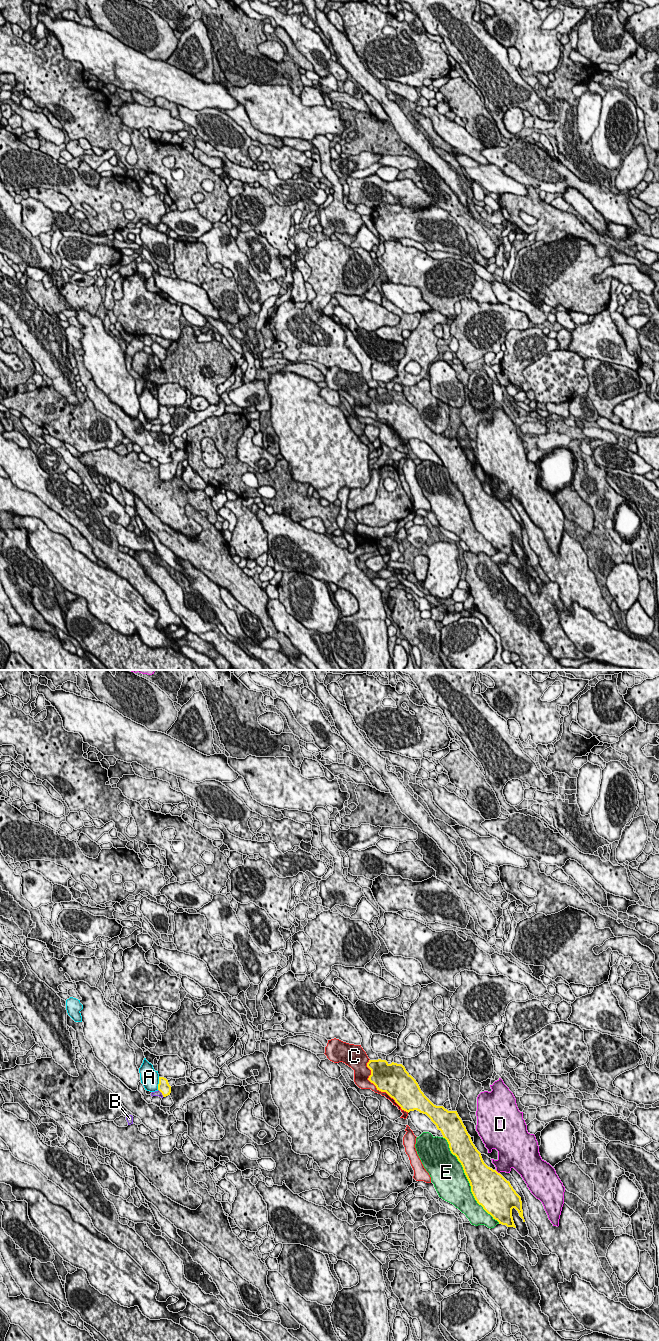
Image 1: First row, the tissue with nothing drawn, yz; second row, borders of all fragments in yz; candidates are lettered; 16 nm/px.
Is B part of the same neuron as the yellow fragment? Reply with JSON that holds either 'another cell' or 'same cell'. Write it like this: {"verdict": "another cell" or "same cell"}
{"verdict": "another cell"}

